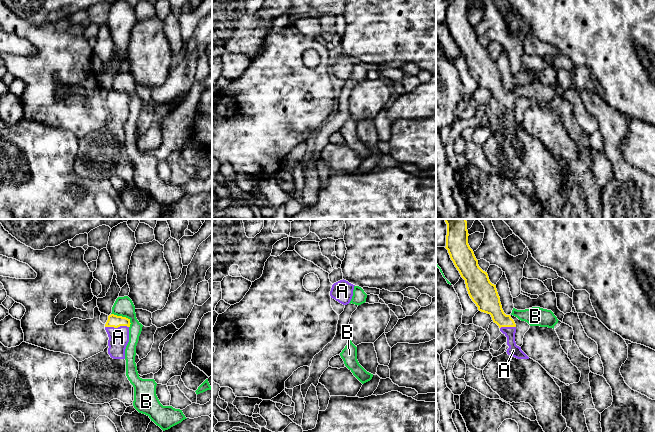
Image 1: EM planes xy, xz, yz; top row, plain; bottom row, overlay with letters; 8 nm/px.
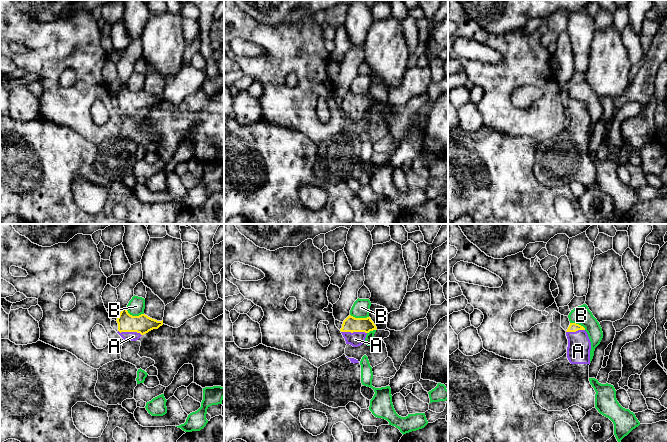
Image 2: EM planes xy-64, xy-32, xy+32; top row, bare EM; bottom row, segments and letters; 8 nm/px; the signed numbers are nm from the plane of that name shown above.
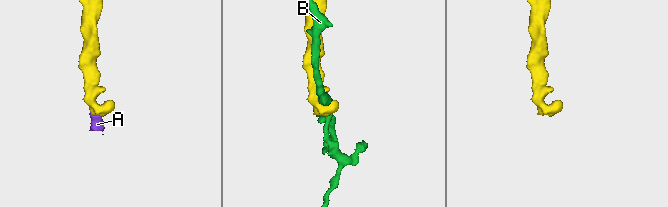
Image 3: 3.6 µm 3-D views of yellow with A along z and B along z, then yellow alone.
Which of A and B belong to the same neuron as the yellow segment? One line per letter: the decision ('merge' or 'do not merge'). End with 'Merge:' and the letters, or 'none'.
A: merge
B: do not merge
Merge: A

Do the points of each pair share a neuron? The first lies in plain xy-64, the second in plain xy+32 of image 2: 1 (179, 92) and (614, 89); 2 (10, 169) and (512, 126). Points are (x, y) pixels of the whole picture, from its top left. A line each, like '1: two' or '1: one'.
1: two
2: two

